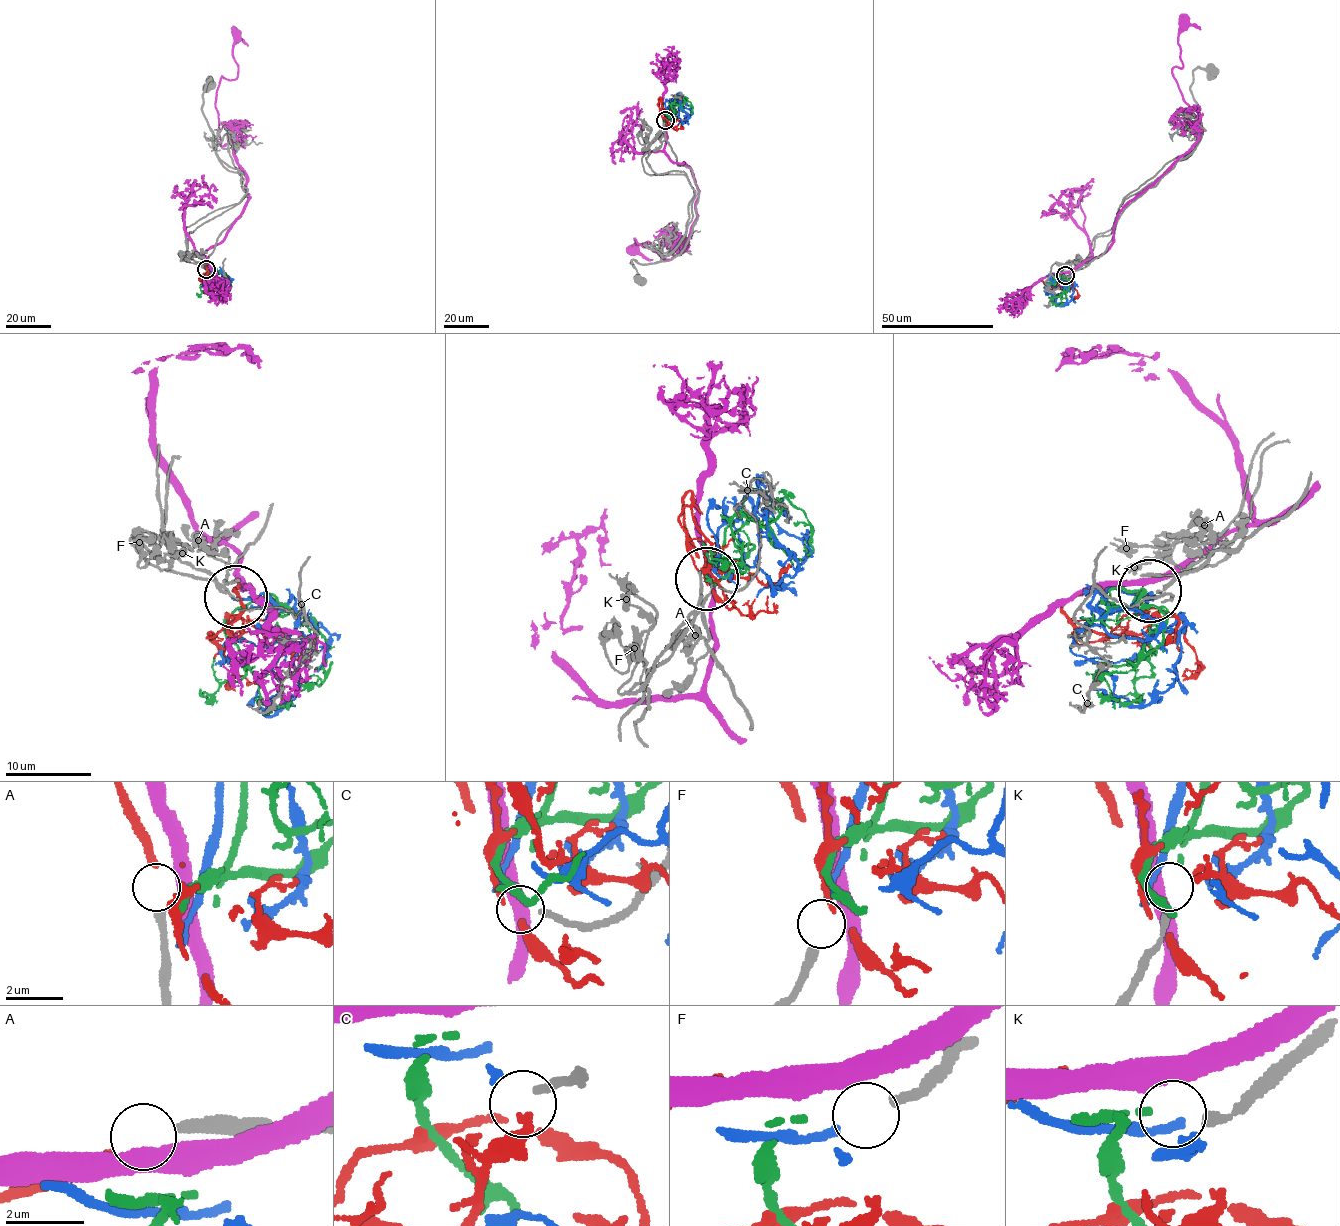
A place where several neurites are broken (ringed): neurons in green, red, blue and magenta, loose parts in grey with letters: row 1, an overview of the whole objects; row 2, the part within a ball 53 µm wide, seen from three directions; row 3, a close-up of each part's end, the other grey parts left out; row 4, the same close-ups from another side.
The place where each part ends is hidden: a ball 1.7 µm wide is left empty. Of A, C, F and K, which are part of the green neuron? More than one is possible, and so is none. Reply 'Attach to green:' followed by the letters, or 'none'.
Attach to green: none

